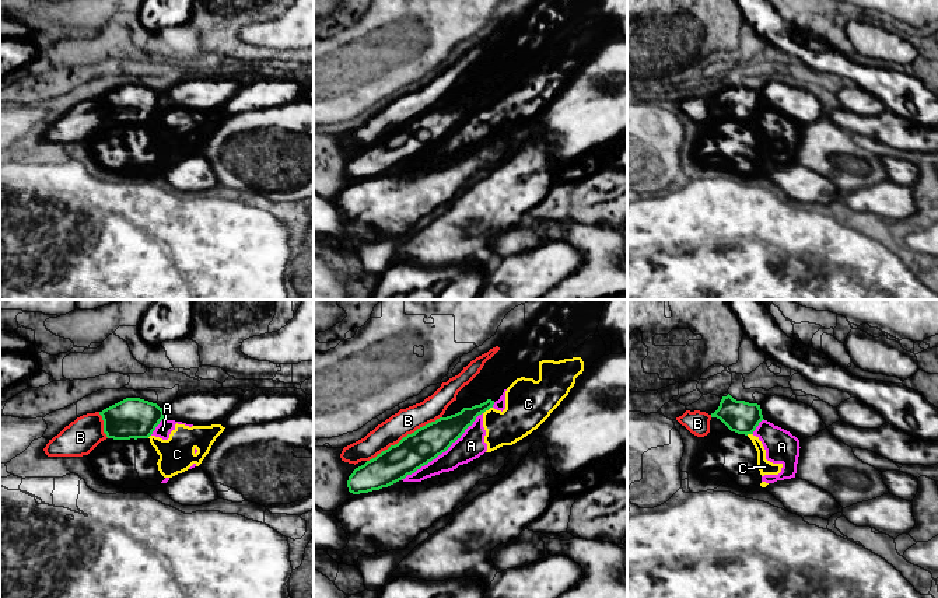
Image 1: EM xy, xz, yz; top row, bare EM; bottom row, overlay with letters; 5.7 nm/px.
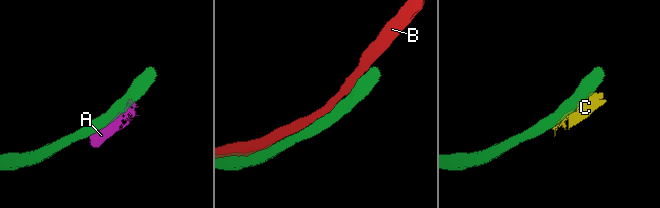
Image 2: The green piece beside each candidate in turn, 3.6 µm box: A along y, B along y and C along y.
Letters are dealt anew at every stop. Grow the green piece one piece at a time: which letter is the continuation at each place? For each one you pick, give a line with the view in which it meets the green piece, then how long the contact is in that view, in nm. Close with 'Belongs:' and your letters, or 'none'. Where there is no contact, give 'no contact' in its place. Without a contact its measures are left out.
Belongs: none

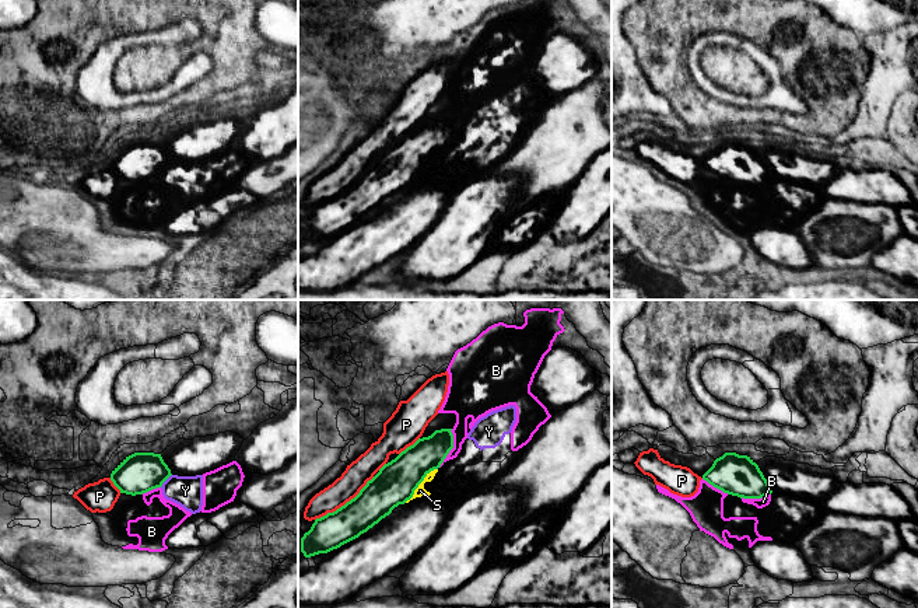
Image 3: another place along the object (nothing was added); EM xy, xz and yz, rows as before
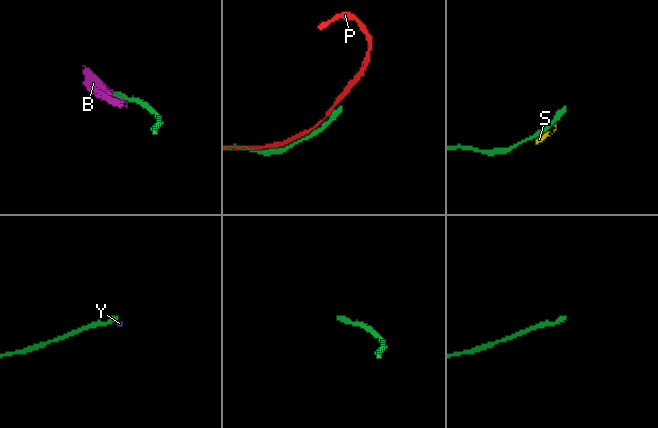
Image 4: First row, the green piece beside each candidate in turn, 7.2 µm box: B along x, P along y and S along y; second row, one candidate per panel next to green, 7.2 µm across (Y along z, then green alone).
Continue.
Belongs: none

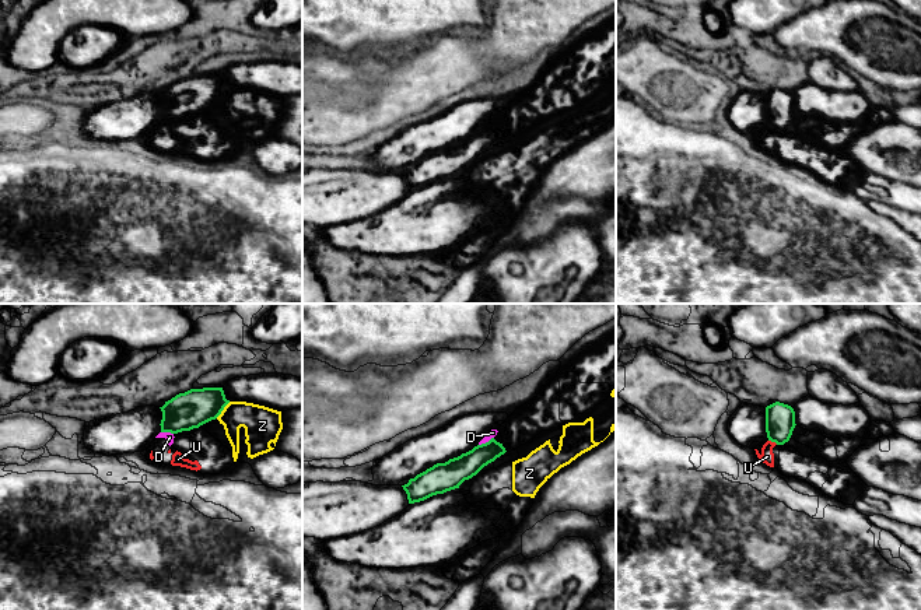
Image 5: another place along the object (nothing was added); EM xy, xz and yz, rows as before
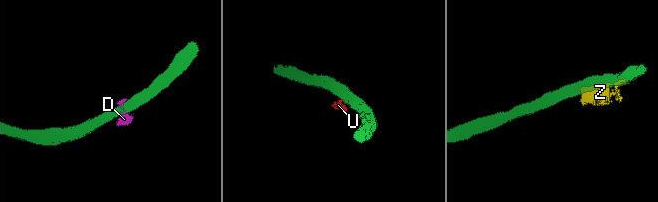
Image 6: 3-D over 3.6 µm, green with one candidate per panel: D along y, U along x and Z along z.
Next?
Belongs: none

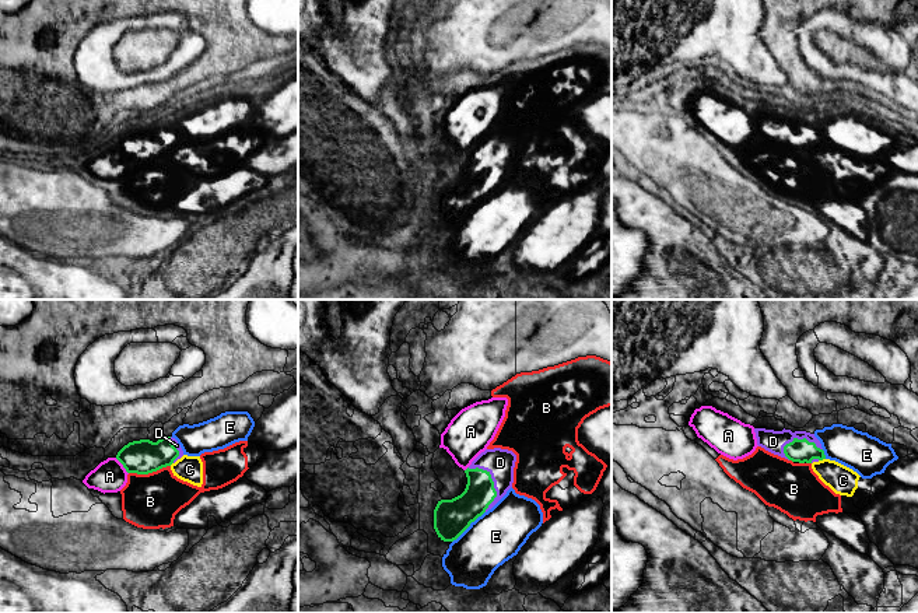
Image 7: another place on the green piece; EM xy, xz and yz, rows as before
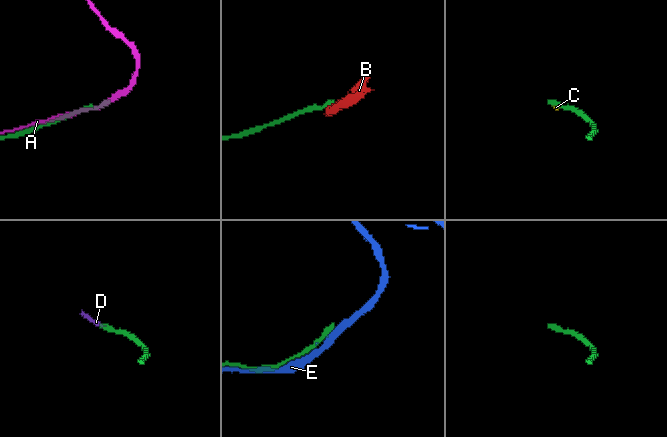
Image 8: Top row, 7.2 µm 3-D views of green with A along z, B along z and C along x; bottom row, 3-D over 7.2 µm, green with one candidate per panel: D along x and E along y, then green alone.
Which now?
D: meets green in xz; contact 280 nm long
Belongs: D

